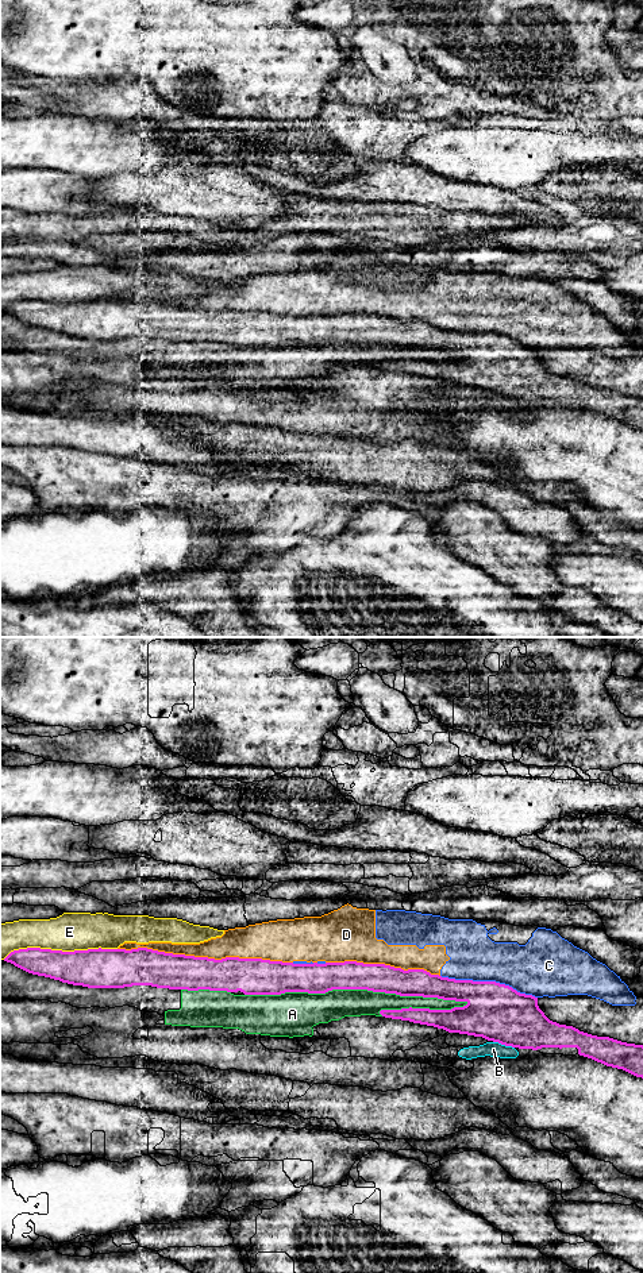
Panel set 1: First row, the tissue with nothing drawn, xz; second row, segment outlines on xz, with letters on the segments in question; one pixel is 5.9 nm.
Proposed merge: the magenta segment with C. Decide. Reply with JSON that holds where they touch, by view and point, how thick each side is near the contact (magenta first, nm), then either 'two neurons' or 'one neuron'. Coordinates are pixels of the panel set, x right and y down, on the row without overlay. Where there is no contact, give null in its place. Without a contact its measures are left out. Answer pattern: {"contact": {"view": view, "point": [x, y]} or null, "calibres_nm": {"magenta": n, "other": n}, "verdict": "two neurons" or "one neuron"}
{"contact": {"view": "xz", "point": [489, 334]}, "calibres_nm": {"magenta": 340, "other": 300}, "verdict": "two neurons"}

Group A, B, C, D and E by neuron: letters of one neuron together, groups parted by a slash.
A / B / C D / E

